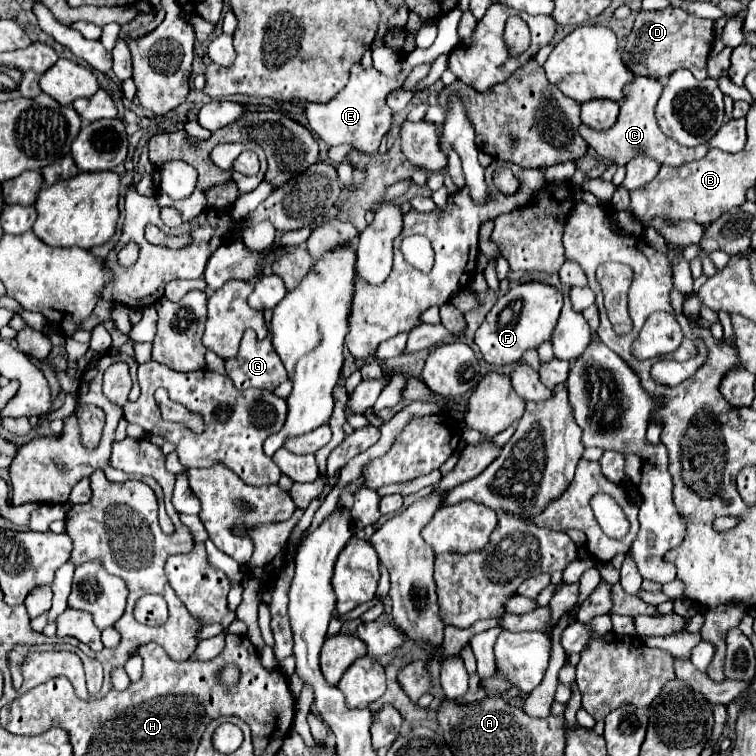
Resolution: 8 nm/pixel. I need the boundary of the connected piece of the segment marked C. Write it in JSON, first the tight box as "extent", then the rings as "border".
{"extent":[578,78,708,166],"border":[[[636,78],[634,82],[628,84],[628,88],[624,88],[624,100],[622,100],[616,124],[610,130],[592,130],[590,126],[582,124],[580,130],[578,130],[580,136],[586,140],[586,144],[590,148],[594,148],[594,152],[600,158],[606,158],[606,160],[610,160],[618,166],[626,166],[636,156],[650,156],[658,164],[670,164],[670,166],[678,166],[682,162],[702,158],[708,152],[706,144],[686,148],[686,146],[666,138],[658,130],[658,124],[656,124],[656,118],[654,118],[654,106],[656,106],[656,102],[662,94],[662,86],[664,86],[662,82],[654,82],[652,78]]]}

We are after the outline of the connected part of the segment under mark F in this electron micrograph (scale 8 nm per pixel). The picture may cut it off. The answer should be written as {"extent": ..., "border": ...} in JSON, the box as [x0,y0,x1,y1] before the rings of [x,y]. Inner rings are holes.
{"extent":[474,282,564,366],"border":[[[536,282],[520,284],[512,288],[506,296],[500,296],[474,336],[474,342],[480,348],[484,360],[488,364],[506,366],[518,362],[526,350],[536,350],[540,344],[550,342],[562,310],[562,302],[564,298],[560,290]]]}

